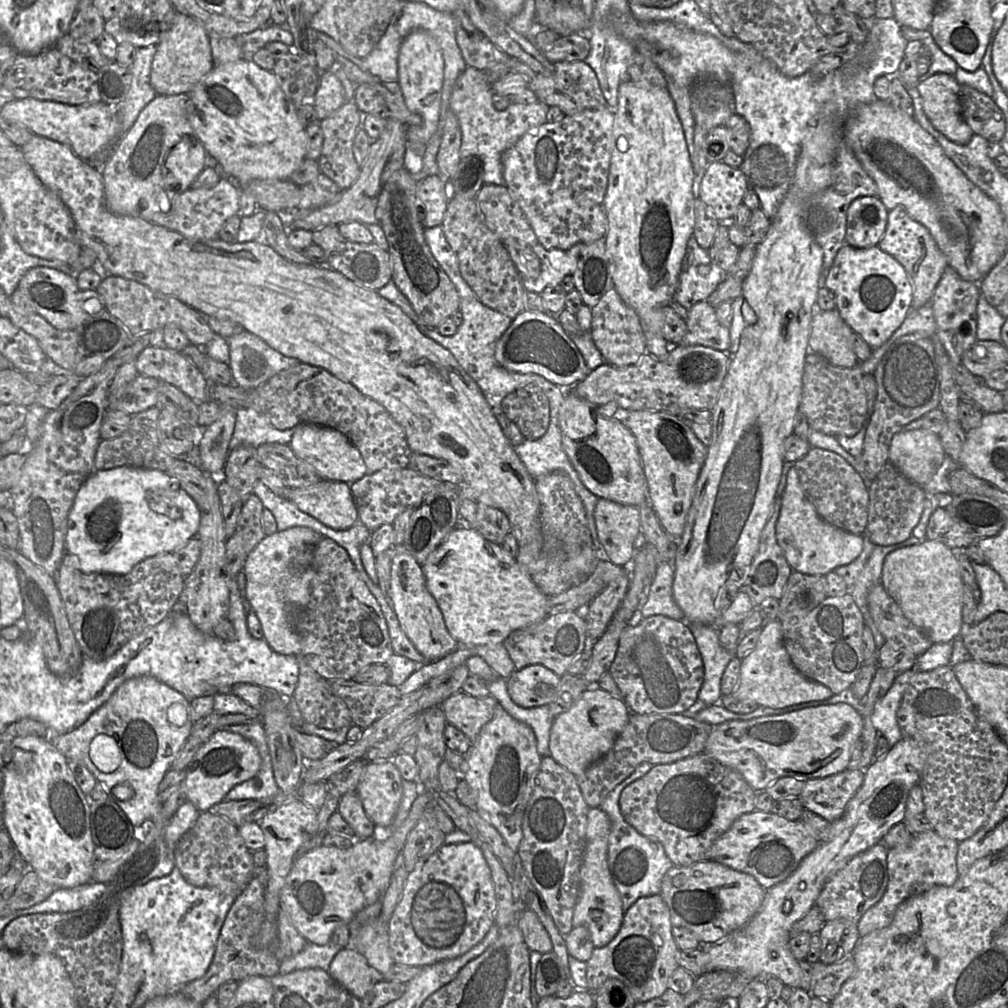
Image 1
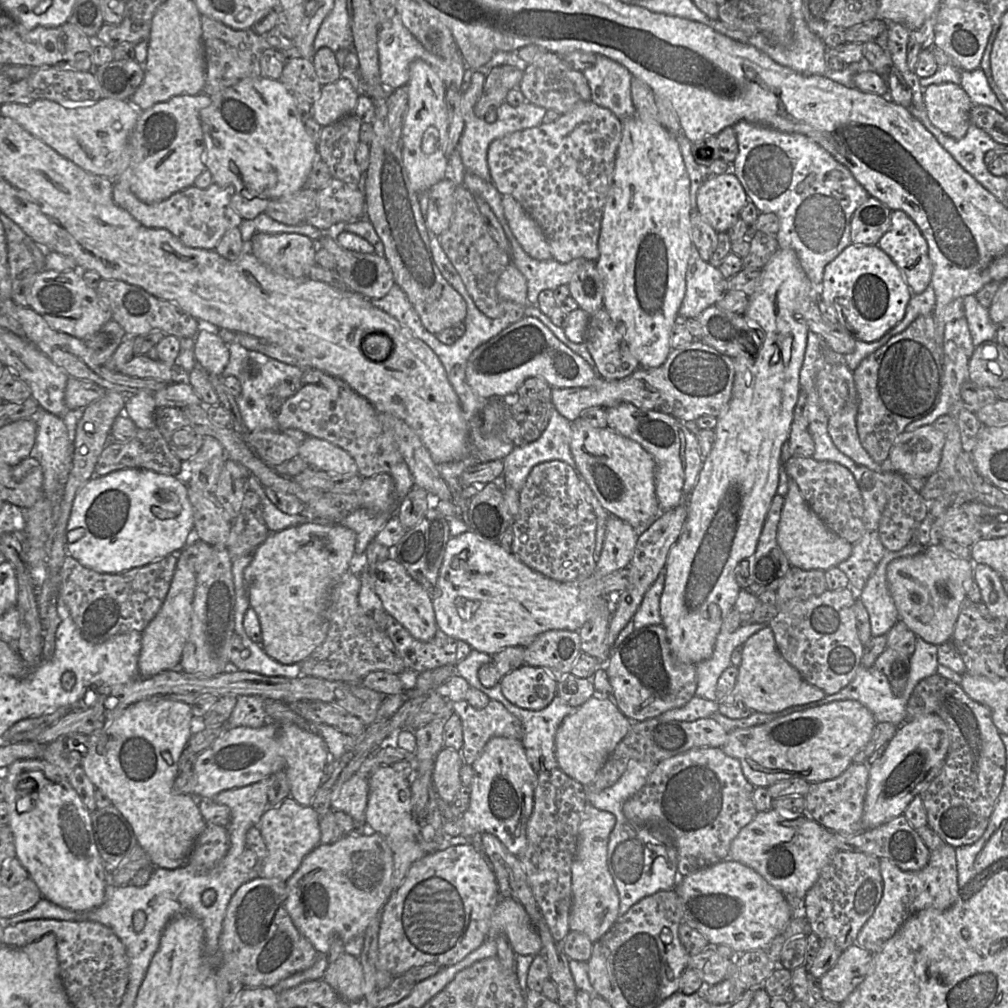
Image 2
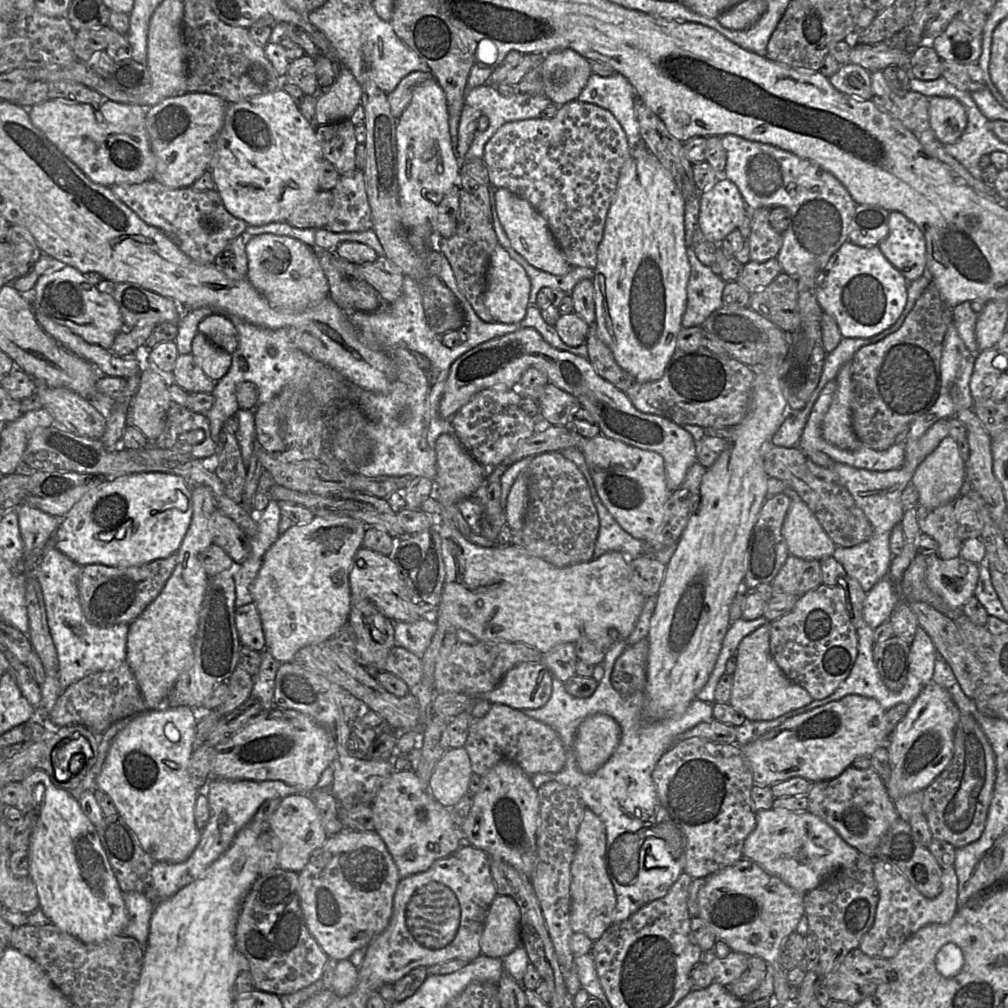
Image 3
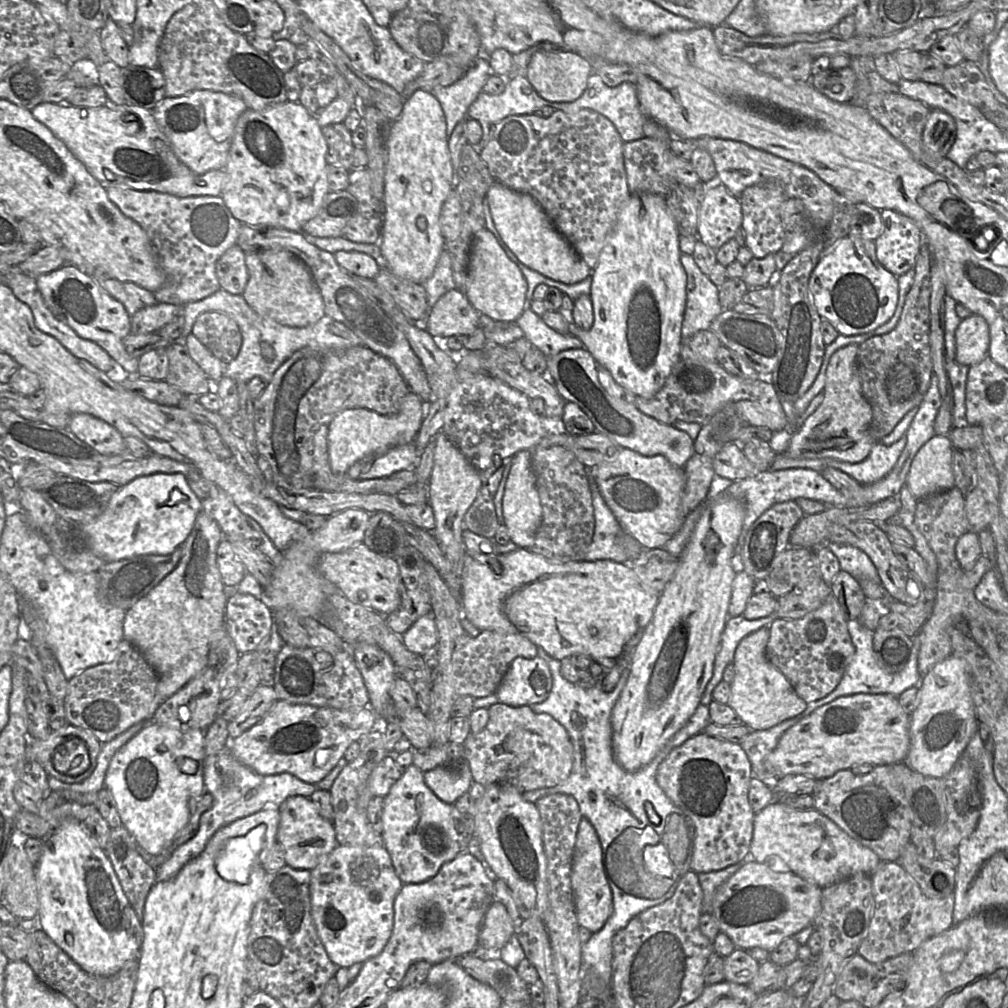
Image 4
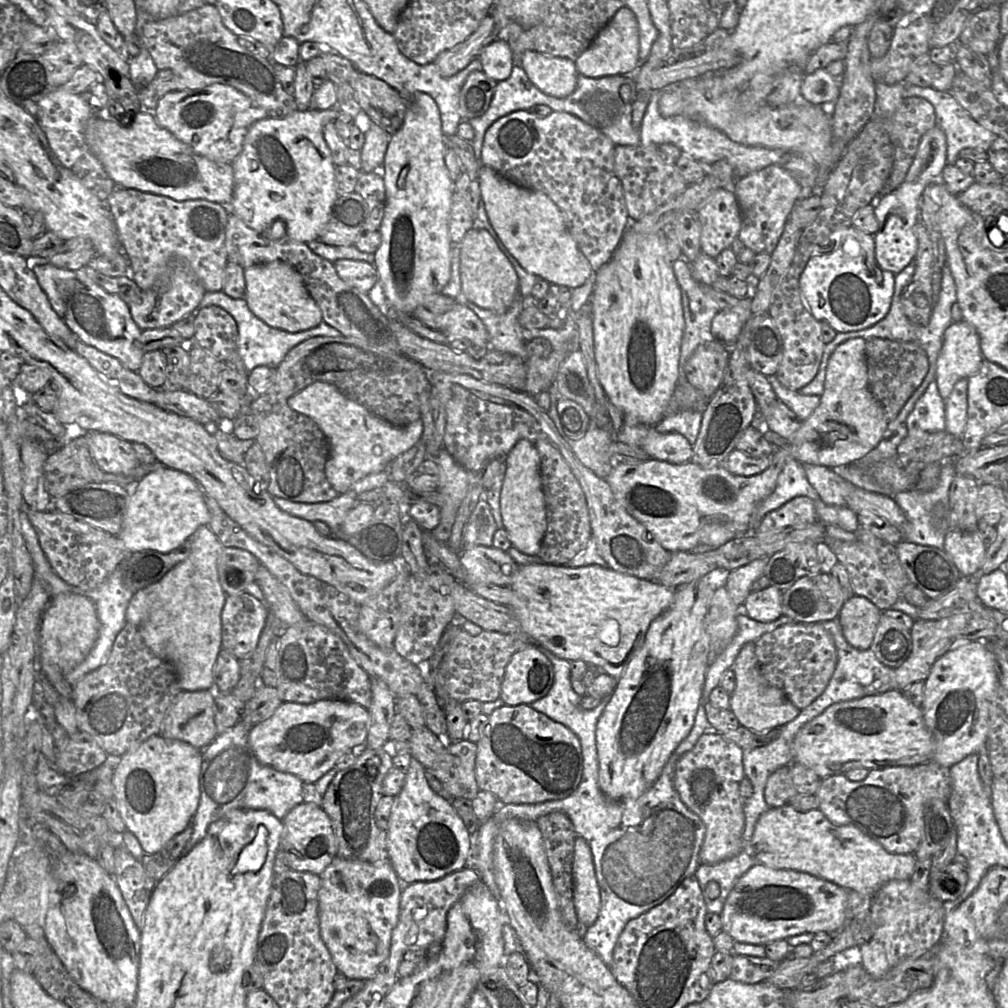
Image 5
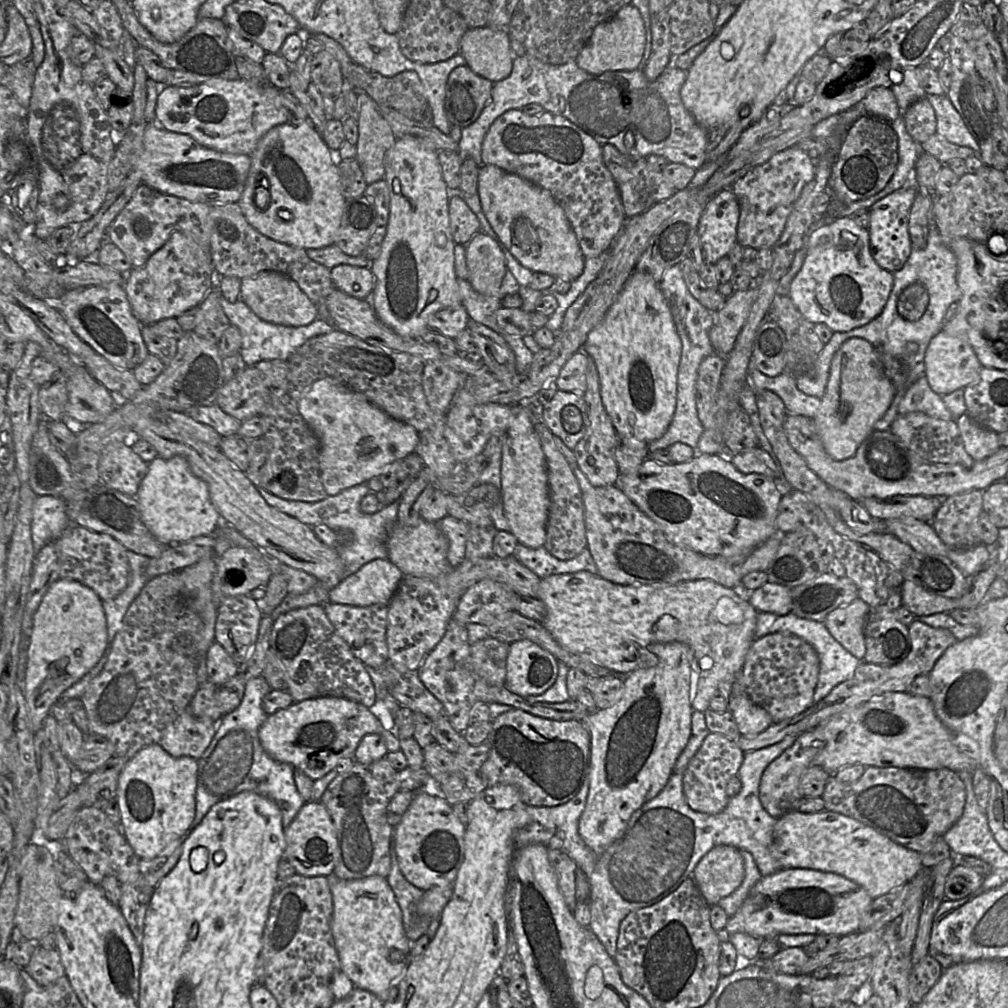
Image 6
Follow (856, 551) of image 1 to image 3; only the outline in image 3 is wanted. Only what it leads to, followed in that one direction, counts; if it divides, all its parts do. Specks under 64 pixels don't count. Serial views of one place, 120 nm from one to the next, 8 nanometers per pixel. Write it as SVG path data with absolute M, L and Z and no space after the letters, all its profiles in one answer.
M803 500L792 501L782 526L790 555L818 560L833 556L836 545Z

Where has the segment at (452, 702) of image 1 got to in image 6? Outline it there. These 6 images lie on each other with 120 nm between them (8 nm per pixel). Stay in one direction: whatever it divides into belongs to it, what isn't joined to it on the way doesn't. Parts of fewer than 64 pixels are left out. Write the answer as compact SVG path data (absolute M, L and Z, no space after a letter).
M512 708L511 710L504 712L498 717L492 719L491 723L491 731L487 740L484 742L488 745L489 748L488 758L481 768L482 776L486 780L488 786L500 784L514 786L518 790L521 800L527 806L538 807L552 807L564 804L578 793L583 782L587 778L587 775L590 773L590 733L580 720L556 721L532 715L517 708Z

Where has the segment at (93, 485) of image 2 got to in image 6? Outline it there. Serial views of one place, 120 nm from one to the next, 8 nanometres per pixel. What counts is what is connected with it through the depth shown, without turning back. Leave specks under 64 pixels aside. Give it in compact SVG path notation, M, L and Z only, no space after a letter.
M158 456L148 463L148 472L140 484L136 499L144 524L159 542L167 546L212 535L222 521L210 499L207 483L193 474L188 461L182 456L169 459Z

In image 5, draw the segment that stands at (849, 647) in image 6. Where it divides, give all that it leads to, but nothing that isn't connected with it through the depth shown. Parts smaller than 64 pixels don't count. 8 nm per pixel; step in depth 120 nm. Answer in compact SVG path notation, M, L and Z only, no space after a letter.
M853 594L843 604L837 620L847 642L858 650L870 648L882 611L869 599Z

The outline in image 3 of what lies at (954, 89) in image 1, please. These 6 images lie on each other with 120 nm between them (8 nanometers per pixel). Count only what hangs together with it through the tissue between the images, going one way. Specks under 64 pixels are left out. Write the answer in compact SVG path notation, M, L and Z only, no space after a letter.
M928 97L929 122L937 140L945 144L955 143L967 125L963 104L952 97Z

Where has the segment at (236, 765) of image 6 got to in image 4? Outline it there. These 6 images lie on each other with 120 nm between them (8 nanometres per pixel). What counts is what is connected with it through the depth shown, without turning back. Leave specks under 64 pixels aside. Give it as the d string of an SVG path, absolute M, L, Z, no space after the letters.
M229 746L215 755L205 757L203 779L205 793L209 793L213 798L212 806L201 815L196 835L173 851L169 858L156 869L157 881L166 881L175 877L188 862L204 851L209 840L219 829L261 810L279 809L284 800L290 796L310 797L316 790L315 784L303 782L289 773L259 775L238 761Z

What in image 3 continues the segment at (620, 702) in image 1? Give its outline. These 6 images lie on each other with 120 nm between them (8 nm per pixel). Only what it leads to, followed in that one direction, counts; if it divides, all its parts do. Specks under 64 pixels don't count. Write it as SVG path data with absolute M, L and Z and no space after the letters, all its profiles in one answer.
M595 714L579 725L574 741L578 768L591 774L603 766L619 744L621 728L609 715Z

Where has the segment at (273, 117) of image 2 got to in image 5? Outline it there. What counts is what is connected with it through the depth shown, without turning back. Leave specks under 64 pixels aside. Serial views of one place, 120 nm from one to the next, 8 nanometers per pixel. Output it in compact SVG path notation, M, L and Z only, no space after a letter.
M336 105L327 110L297 109L284 118L267 117L253 123L241 153L232 163L234 191L230 211L258 233L268 231L276 220L281 220L291 240L318 240L339 197L335 189L336 165L324 140L323 127L339 115Z

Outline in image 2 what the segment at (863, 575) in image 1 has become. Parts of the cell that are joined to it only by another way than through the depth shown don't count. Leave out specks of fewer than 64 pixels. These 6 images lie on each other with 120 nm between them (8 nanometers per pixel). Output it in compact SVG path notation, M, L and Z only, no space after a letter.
M914 539L899 551L889 551L885 548L883 558L869 577L862 591L855 592L857 598L861 600L866 608L873 637L886 635L899 620L897 608L887 585L887 565L894 559L914 556L923 551L924 548Z

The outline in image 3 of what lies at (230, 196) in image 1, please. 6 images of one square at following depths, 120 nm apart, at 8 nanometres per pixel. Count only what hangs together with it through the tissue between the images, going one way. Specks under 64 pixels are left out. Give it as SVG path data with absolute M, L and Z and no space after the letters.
M154 179L139 184L114 184L110 188L143 222L160 229L198 264L213 264L225 245L245 235L248 226L227 211L216 189L197 191L192 187L170 188Z

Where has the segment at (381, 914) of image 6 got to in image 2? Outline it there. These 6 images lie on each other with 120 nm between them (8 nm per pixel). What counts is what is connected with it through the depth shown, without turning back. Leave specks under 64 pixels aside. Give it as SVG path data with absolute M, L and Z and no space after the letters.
M376 832L344 834L333 844L319 844L302 860L287 882L286 909L297 929L319 954L326 954L334 939L347 942L364 934L393 893L393 853L386 839Z

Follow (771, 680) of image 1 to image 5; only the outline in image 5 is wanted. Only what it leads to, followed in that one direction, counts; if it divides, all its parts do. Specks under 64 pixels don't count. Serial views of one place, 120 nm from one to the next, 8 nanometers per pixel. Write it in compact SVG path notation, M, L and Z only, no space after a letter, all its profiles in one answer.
M748 642L741 648L732 669L735 673L736 686L730 697L730 710L741 726L755 732L763 732L781 728L799 715L801 710L788 700L785 693L768 684L762 676L755 653L755 642Z

